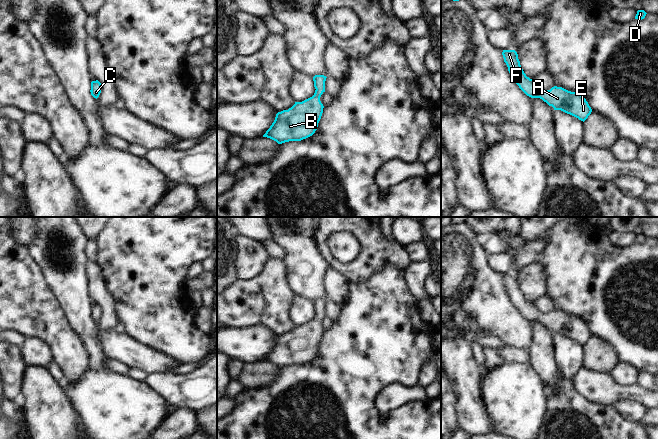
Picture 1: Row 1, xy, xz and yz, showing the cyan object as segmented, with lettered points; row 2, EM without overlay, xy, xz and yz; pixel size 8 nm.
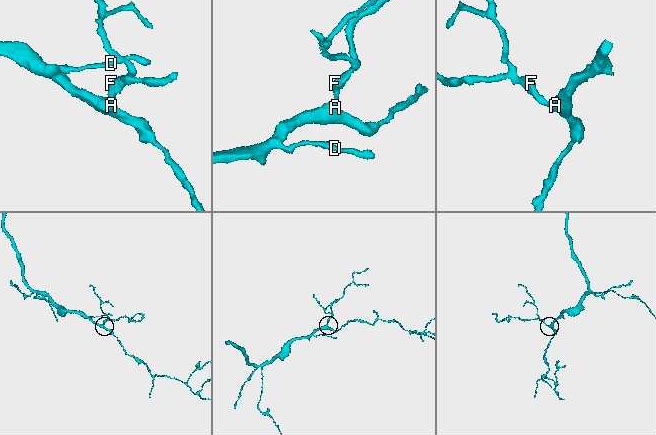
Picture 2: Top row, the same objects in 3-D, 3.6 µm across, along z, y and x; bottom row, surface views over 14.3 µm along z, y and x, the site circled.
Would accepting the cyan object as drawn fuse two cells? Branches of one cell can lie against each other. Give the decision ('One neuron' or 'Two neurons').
One neuron

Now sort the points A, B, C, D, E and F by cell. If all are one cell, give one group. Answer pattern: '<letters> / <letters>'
A B C D E F

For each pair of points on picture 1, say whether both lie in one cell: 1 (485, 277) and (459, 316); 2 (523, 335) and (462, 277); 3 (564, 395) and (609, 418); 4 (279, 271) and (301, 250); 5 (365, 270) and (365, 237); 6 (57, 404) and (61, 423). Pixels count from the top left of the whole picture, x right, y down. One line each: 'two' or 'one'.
1: two
2: one
3: one
4: two
5: one
6: one

